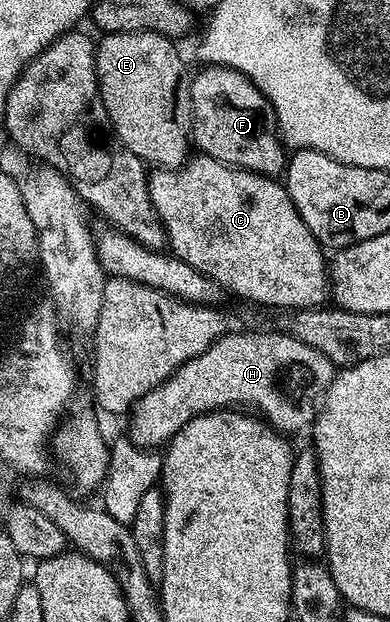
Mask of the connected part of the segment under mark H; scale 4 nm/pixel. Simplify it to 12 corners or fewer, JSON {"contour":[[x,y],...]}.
{"contour":[[229,332],[131,409],[164,445],[191,418],[248,410],[312,425],[335,365],[287,332]]}

